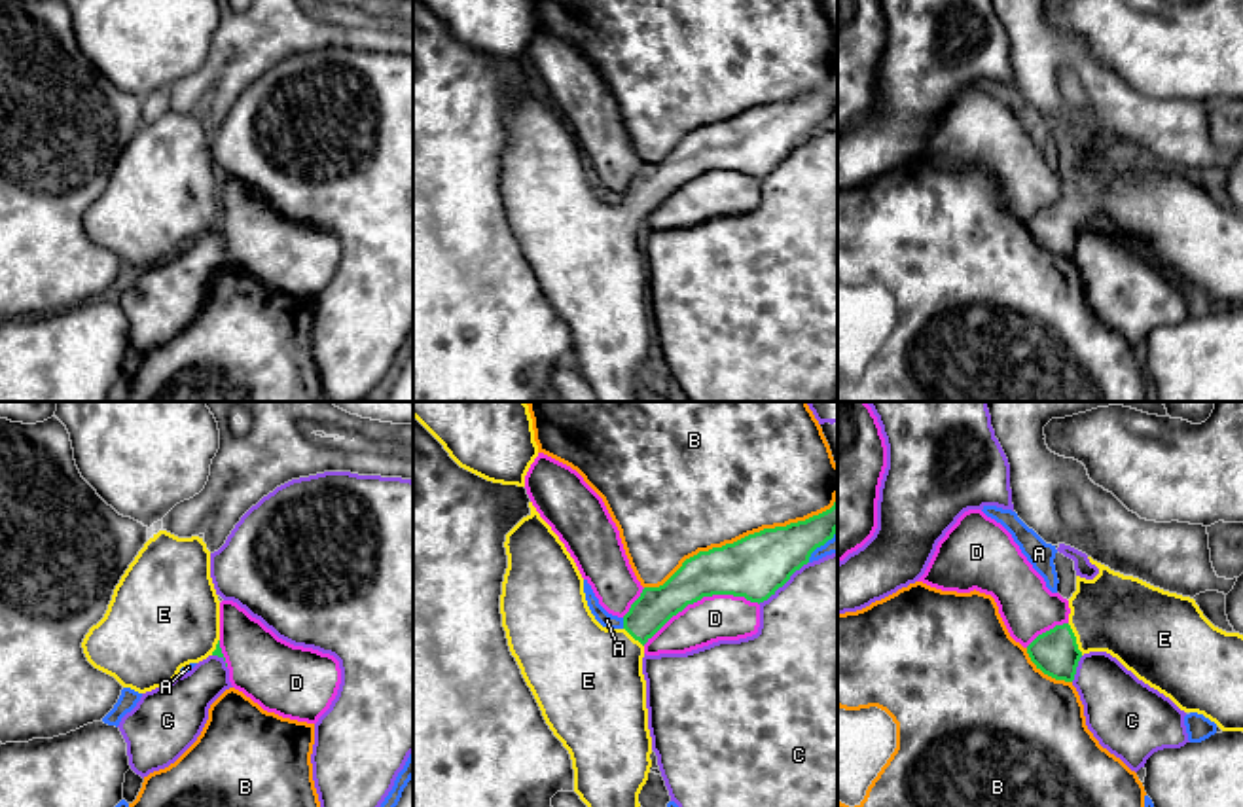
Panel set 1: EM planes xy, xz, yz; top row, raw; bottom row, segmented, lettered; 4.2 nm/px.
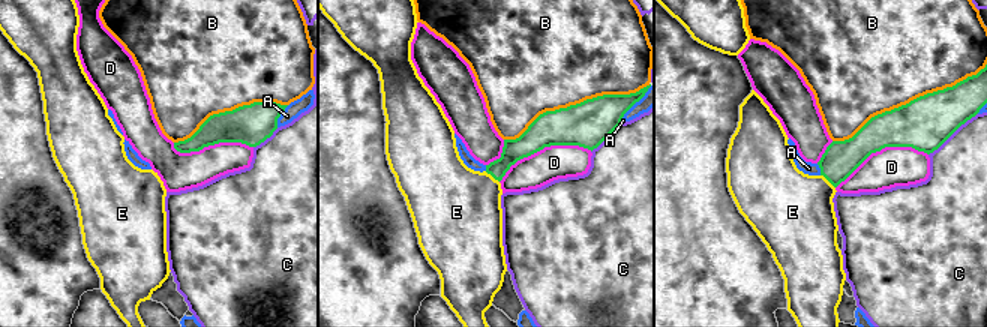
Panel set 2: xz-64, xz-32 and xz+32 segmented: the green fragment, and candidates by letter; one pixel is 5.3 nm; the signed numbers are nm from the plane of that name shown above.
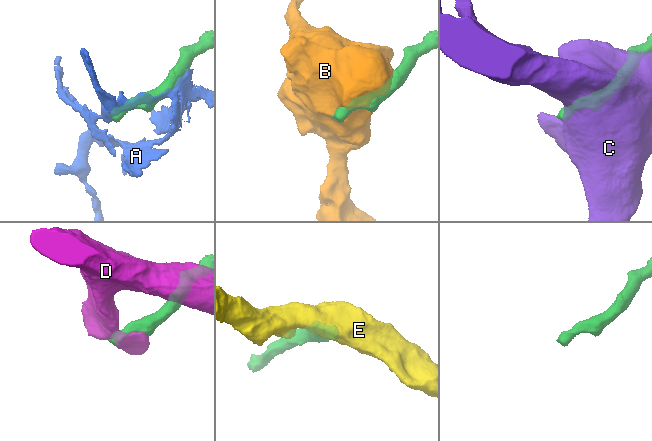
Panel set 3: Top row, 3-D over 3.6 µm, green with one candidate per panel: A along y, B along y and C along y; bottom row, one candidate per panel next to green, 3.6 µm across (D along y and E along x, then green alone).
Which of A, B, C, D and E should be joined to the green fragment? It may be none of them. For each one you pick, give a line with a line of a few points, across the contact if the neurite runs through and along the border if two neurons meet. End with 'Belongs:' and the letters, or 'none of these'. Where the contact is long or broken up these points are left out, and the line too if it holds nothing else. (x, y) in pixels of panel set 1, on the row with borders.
E: line yz (1056, 652), (1075, 639), (1105, 616), (1124, 616)
Belongs: E

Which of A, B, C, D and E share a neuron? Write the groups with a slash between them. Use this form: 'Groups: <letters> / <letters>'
Groups: A / B / C / D / E

